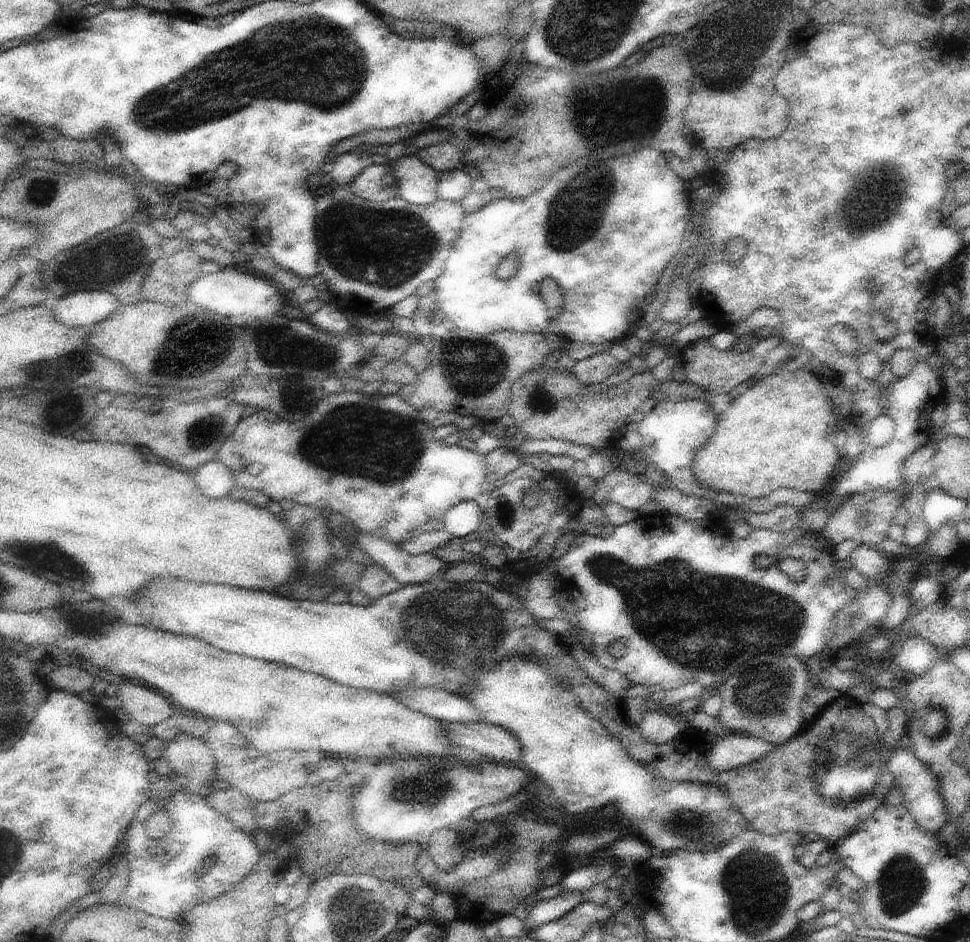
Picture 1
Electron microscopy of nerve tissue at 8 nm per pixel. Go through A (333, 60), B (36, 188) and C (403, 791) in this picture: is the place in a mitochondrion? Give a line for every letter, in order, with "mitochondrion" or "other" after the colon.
A: mitochondrion
B: mitochondrion
C: mitochondrion

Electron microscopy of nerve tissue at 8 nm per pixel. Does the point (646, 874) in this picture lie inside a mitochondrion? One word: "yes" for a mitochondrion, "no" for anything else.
no

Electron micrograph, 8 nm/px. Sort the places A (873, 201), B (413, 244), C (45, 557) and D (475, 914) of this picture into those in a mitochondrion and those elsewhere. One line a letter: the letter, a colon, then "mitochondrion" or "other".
A: mitochondrion
B: mitochondrion
C: mitochondrion
D: other

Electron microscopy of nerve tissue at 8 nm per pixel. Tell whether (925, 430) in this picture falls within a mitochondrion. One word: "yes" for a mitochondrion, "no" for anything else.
no

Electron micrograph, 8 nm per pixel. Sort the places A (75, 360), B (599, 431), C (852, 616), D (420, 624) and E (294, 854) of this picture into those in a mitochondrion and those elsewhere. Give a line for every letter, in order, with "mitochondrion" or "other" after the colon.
A: mitochondrion
B: other
C: mitochondrion
D: mitochondrion
E: other

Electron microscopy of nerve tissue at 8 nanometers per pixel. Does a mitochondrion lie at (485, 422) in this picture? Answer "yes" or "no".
no

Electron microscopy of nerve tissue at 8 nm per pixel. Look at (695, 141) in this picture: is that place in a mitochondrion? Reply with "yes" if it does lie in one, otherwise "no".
no

